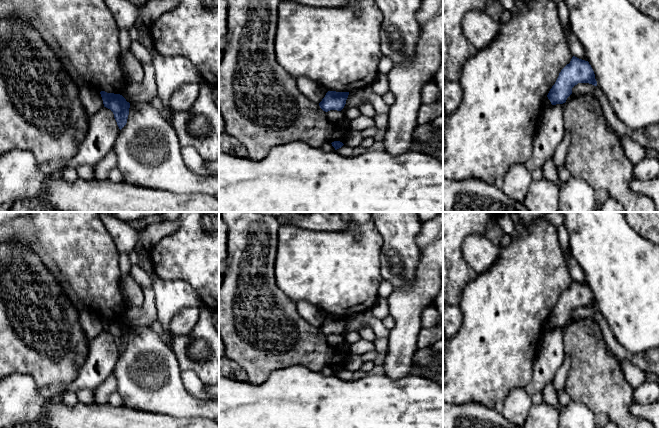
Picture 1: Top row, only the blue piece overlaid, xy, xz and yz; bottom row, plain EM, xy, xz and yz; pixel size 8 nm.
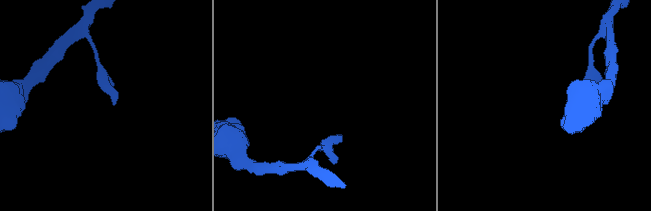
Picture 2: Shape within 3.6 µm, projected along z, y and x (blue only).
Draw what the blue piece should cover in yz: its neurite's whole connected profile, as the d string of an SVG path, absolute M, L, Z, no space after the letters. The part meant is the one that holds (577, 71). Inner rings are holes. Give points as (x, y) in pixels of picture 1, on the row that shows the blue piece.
M573 56L570 63L561 70L547 95L551 104L565 103L572 94L572 88L578 83L589 83L597 86L595 74L589 62Z

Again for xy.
M101 91L100 94L104 107L113 112L117 125L121 130L127 123L130 103L120 94L107 93L105 91Z

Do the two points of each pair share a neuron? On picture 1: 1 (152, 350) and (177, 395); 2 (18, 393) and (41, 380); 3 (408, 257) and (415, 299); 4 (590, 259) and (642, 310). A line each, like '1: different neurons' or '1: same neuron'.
1: same neuron
2: different neurons
3: different neurons
4: same neuron

